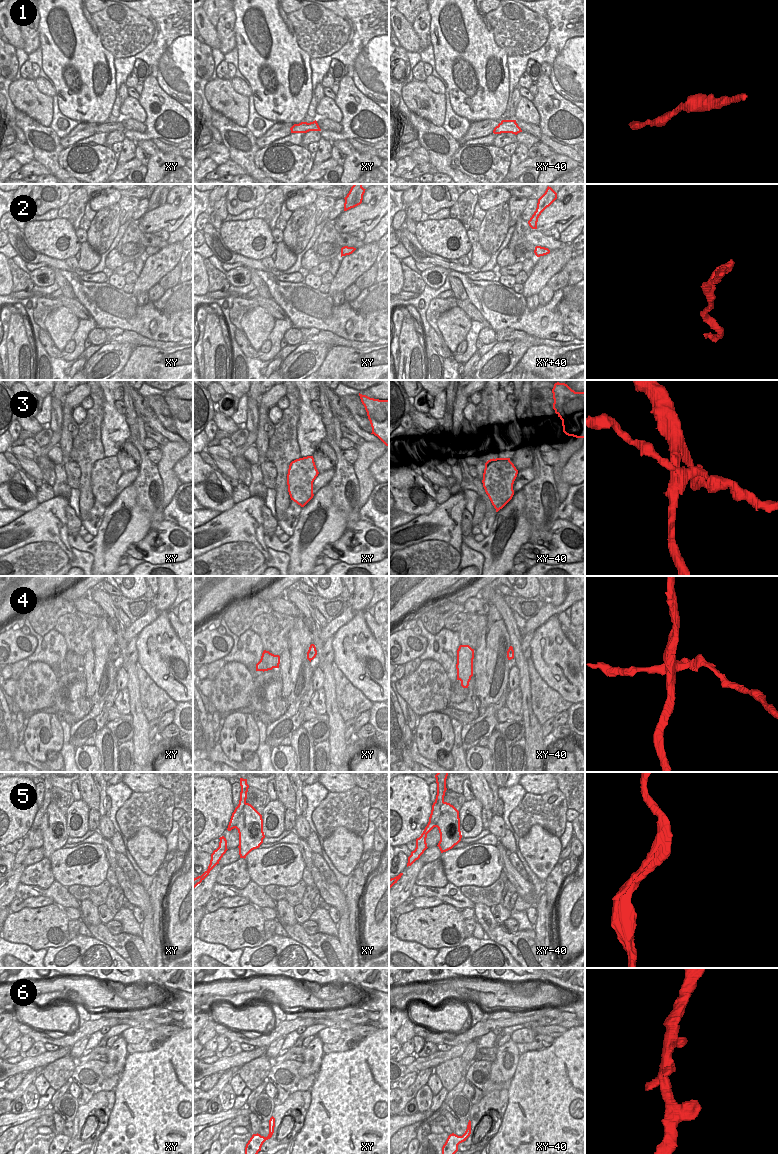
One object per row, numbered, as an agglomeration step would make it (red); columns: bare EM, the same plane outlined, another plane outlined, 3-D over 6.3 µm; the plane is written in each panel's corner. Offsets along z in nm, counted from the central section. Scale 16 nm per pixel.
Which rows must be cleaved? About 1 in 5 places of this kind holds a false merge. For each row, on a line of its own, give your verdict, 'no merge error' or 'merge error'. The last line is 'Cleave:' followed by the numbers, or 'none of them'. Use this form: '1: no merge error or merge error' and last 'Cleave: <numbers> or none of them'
1: no merge error
2: no merge error
3: merge error
4: merge error
5: no merge error
6: no merge error
Cleave: 3, 4

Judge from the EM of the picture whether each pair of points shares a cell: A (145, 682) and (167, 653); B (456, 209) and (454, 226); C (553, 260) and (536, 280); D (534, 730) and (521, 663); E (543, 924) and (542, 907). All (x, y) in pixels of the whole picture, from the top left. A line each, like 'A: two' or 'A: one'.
A: two
B: two
C: one
D: one
E: one

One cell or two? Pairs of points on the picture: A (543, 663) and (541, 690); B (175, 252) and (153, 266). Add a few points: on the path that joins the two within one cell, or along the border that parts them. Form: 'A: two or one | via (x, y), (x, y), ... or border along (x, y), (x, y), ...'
A: two | border along (531, 658), (534, 668), (540, 677), (560, 694)
B: one | via (170, 256), (158, 264)

